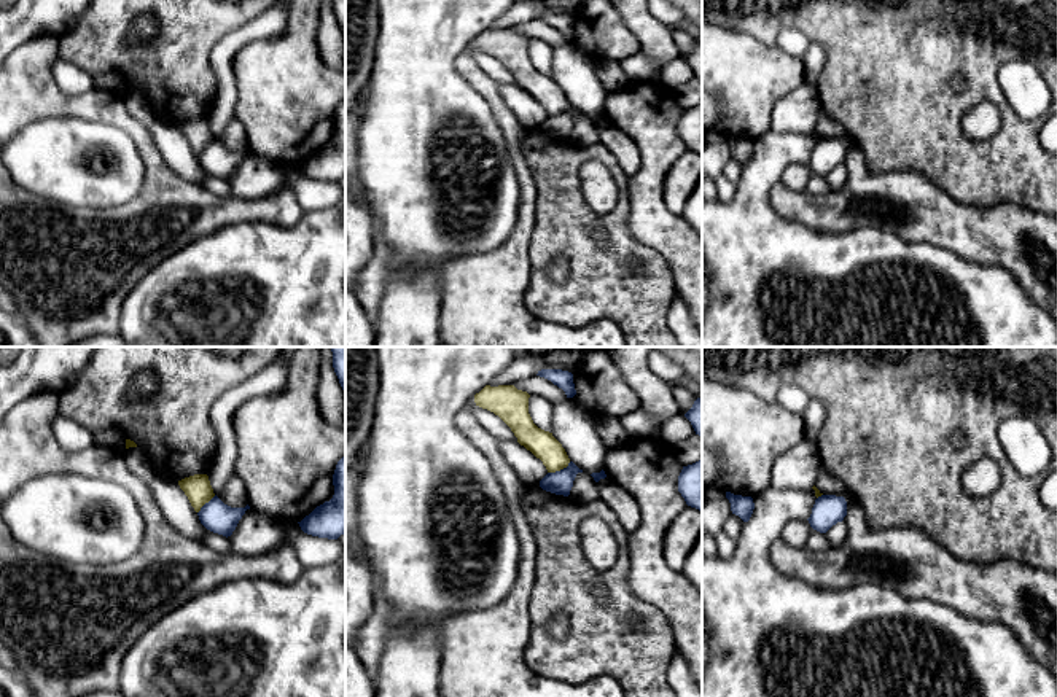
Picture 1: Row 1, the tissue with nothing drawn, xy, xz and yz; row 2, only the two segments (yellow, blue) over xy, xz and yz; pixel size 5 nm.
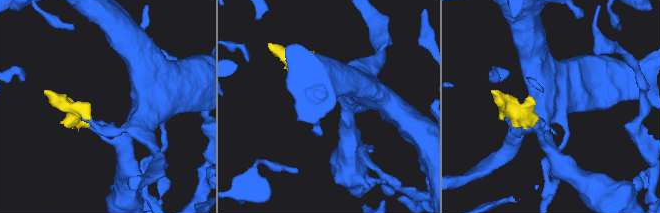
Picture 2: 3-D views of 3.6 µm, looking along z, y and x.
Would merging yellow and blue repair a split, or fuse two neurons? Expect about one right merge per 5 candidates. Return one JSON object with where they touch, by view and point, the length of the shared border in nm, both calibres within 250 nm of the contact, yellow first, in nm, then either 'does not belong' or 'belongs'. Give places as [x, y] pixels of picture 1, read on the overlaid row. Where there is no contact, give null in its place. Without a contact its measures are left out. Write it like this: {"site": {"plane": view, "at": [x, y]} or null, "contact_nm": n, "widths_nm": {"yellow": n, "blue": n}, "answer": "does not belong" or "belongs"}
{"site": {"plane": "xz", "at": [559, 470]}, "contact_nm": 130, "widths_nm": {"yellow": 140, "blue": 120}, "answer": "does not belong"}

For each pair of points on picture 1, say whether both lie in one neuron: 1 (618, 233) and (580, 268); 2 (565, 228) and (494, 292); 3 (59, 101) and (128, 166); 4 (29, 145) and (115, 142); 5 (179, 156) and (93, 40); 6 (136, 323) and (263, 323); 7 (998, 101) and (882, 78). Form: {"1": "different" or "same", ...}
{"1": "same", "2": "different", "3": "different", "4": "same", "5": "different", "6": "same", "7": "same"}

